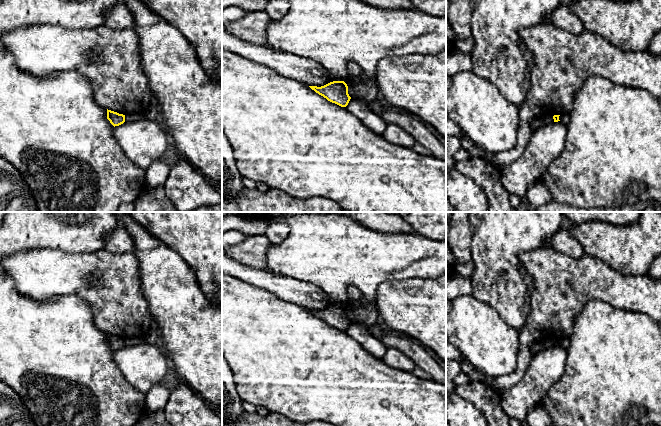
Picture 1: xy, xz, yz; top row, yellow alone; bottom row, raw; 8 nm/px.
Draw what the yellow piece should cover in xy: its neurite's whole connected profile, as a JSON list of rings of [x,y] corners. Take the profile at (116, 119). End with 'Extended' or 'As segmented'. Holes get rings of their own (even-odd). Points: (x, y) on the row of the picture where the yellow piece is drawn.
[[[107,109],[107,119],[115,127],[125,122],[125,115]]]. As segmented

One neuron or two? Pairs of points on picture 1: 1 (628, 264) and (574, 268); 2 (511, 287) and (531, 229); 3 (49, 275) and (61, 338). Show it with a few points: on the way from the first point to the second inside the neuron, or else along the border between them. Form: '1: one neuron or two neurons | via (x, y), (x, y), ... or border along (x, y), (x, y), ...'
1: two neurons | border along (588, 254), (599, 258), (624, 275), (630, 276)
2: one neuron | via (511, 273), (511, 249), (517, 243)
3: two neurons | border along (76, 294), (61, 294), (41, 299), (29, 297)

